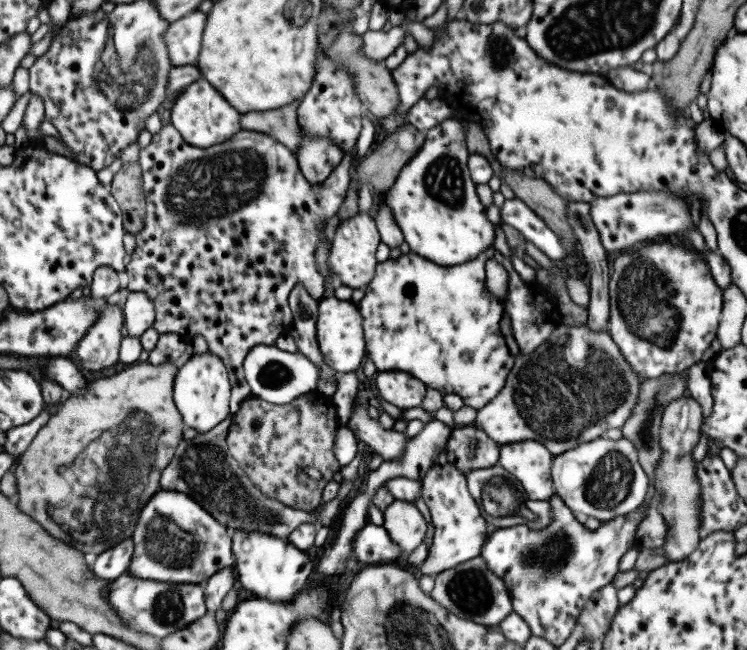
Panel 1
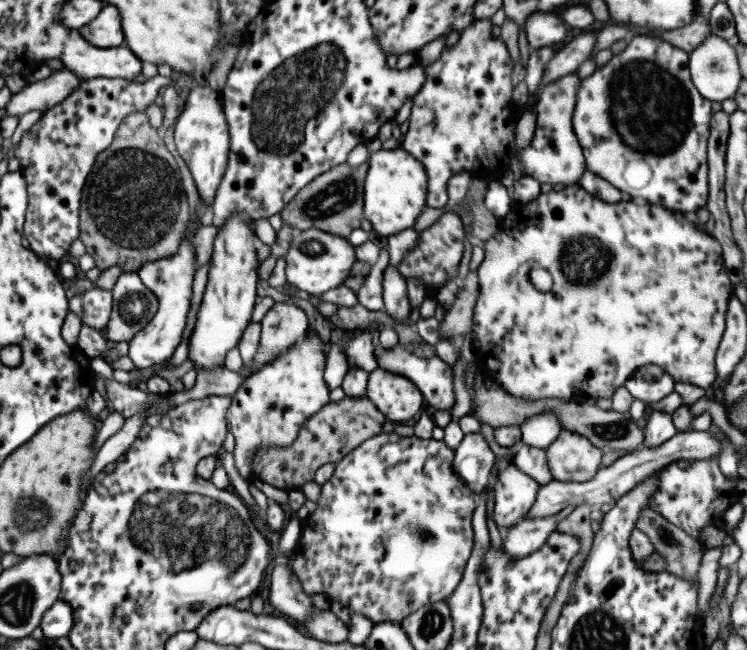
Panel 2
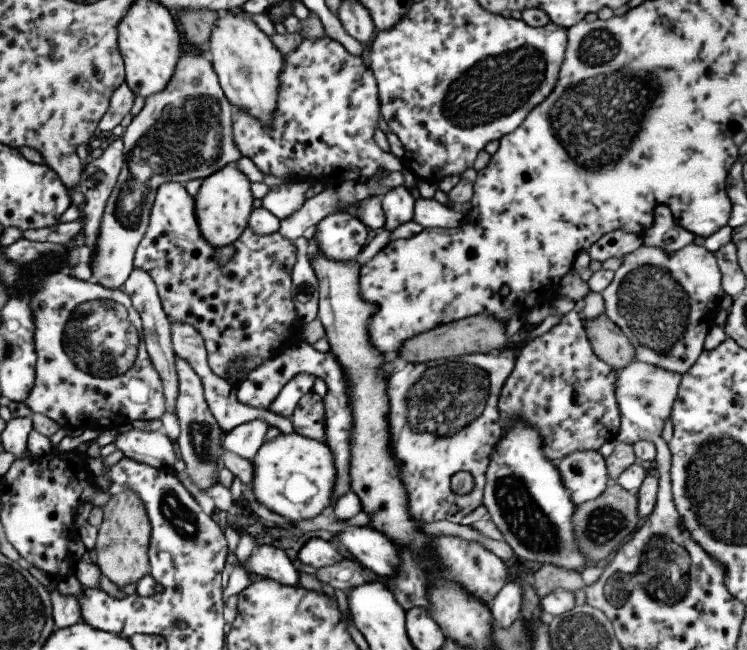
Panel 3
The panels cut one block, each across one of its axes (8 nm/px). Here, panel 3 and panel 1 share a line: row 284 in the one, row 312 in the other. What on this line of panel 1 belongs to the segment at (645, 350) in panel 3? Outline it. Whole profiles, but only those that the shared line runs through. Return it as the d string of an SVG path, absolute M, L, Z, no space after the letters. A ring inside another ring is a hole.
M671 241L667 242L651 242L651 244L637 244L635 250L633 248L621 251L609 264L611 268L610 275L607 282L608 289L608 333L613 342L617 345L617 348L621 351L623 358L627 361L627 364L640 376L642 382L647 379L654 379L658 376L667 373L680 373L688 366L696 363L700 360L703 351L711 344L711 340L716 337L716 330L720 319L720 310L722 307L723 293L715 284L712 274L709 272L709 267L706 262L701 259L695 251L688 247L681 246L677 241L671 244Z

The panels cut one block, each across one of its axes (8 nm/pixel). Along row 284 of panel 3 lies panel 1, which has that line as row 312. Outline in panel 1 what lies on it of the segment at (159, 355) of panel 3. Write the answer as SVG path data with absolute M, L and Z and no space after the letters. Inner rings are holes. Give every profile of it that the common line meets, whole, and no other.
M130 292L123 302L123 322L129 336L141 336L154 321L153 303L143 292Z

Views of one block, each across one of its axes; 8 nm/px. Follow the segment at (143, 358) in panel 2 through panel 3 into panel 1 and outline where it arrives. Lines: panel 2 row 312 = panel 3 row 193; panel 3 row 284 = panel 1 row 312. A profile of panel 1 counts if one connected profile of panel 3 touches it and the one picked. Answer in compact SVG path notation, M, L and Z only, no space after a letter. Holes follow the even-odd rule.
M168 123L163 125L155 134L152 135L151 142L143 149L139 150L136 162L140 166L142 176L142 193L145 201L145 218L143 226L134 235L134 249L130 254L130 261L126 264L124 270L124 284L127 292L143 292L153 303L155 311L153 327L159 334L175 333L182 336L185 340L191 339L199 334L207 344L208 352L218 356L225 367L230 388L230 397L228 400L229 416L235 414L239 405L251 396L249 385L245 382L242 371L242 362L245 355L255 345L271 346L275 339L281 335L288 333L292 326L292 314L288 307L288 294L291 289L299 283L311 298L319 301L323 298L324 276L320 273L315 262L315 249L320 239L320 226L326 222L326 219L336 214L337 209L341 206L345 196L345 191L349 186L352 168L351 158L354 158L354 150L343 154L341 162L331 171L320 185L313 186L301 174L298 169L297 161L294 154L279 142L271 139L261 132L253 132L251 130L239 129L231 139L225 140L219 144L215 144L209 148L196 148L186 144L181 139L181 135Z

